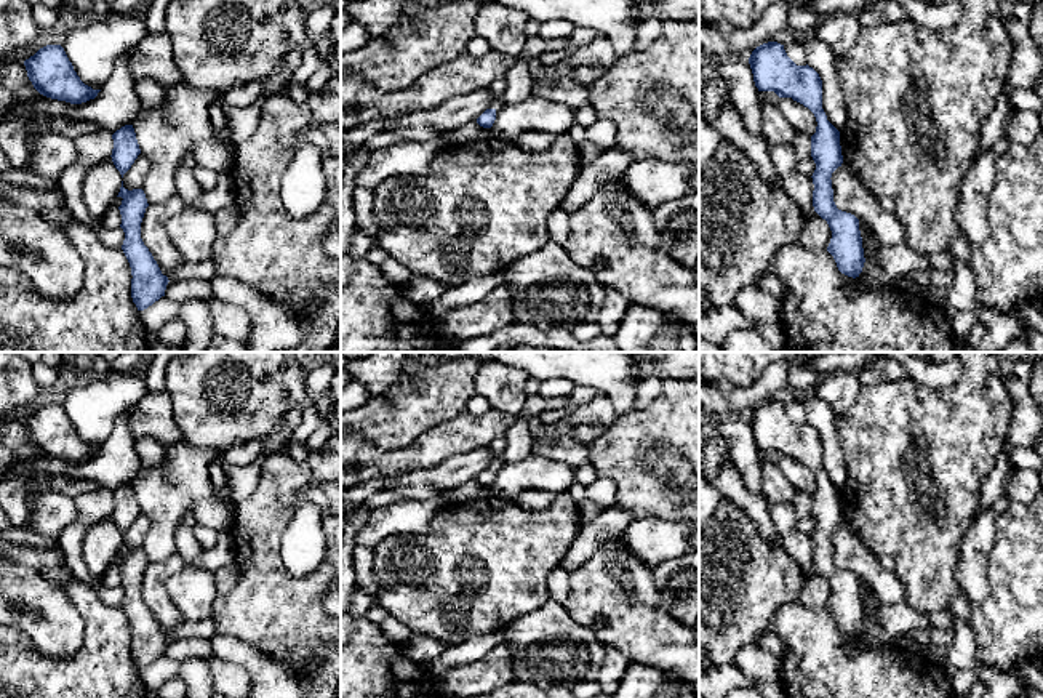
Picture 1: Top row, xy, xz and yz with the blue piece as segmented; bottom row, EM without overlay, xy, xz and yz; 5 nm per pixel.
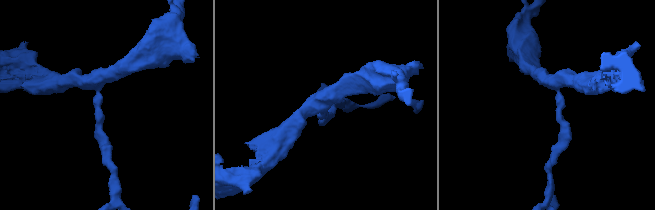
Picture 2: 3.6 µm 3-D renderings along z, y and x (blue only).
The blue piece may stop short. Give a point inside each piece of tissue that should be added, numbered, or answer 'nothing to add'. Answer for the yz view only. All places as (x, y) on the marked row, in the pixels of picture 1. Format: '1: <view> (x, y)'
nothing to add

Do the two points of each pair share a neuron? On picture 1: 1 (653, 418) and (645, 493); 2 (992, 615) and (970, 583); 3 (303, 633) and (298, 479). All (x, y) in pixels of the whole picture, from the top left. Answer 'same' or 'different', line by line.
1: same
2: different
3: same

